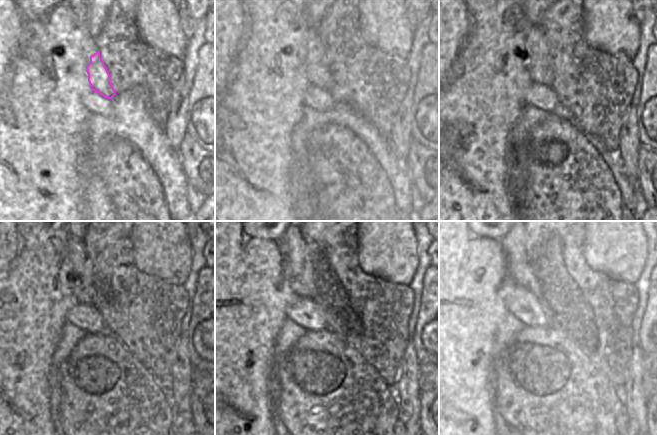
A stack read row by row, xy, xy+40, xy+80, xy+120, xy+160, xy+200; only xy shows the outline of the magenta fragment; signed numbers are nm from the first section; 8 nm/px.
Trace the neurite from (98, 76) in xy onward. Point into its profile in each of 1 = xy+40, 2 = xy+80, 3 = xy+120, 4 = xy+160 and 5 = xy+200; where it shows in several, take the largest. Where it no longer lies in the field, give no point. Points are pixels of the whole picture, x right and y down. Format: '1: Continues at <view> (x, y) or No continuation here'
1: Continues at xy+40 (318, 73)
2: Continues at xy+80 (538, 62)
3: Continues at xy+120 (84, 287)
4: Continues at xy+160 (295, 244)
5: Continues at xy+200 (515, 241).

